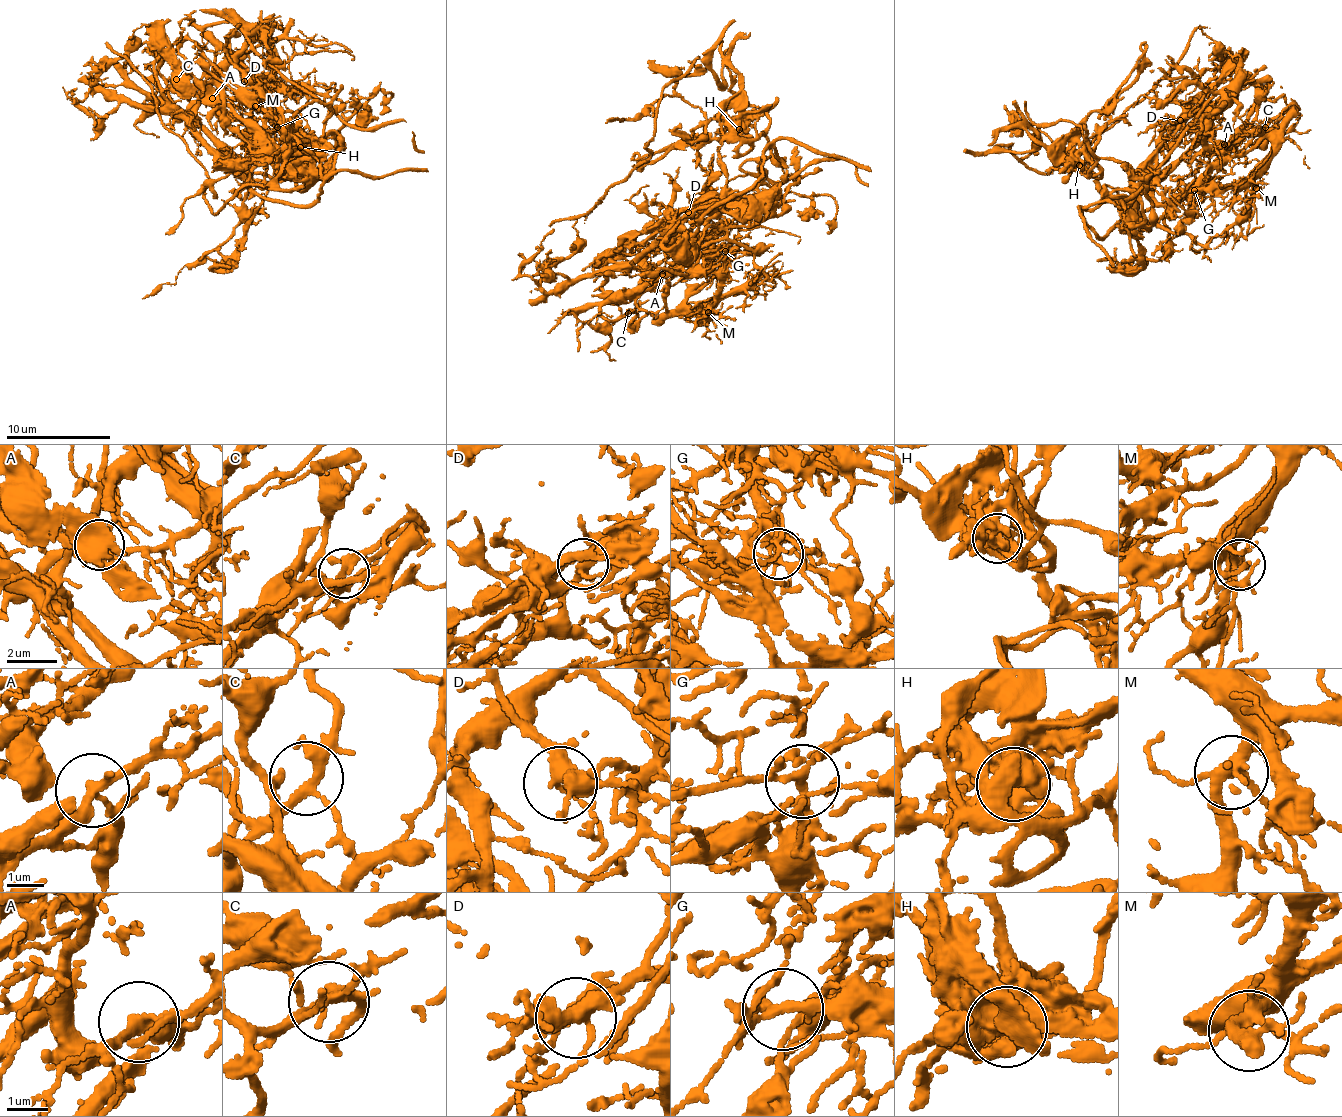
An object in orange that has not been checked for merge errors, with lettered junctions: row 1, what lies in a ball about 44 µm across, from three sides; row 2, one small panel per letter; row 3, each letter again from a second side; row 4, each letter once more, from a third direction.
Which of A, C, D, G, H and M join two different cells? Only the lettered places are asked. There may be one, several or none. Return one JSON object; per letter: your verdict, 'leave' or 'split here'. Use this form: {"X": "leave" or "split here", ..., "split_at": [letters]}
{"A": "split here", "C": "leave", "D": "leave", "G": "split here", "H": "split here", "M": "leave", "split_at": ["A", "G", "H"]}

